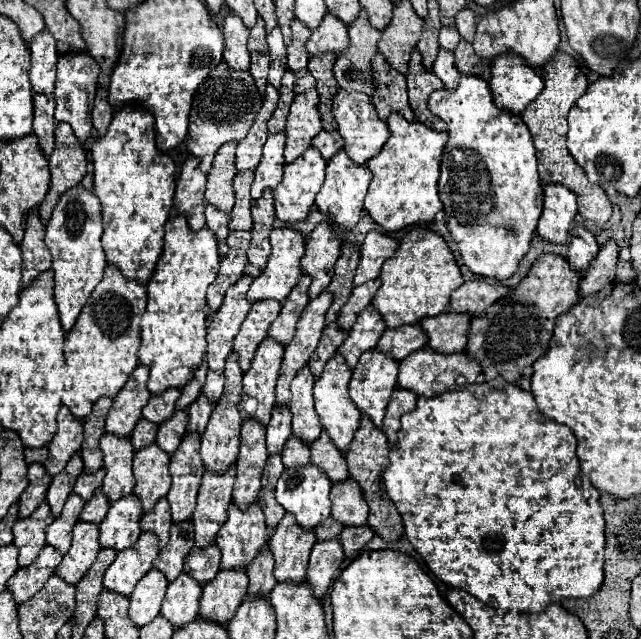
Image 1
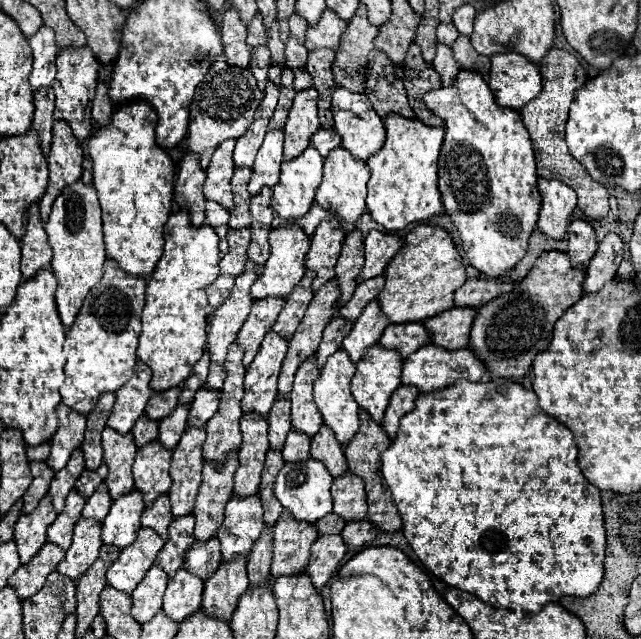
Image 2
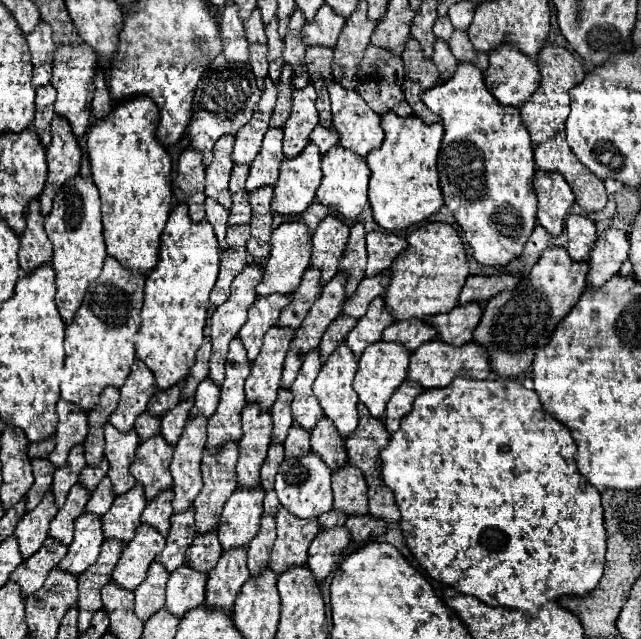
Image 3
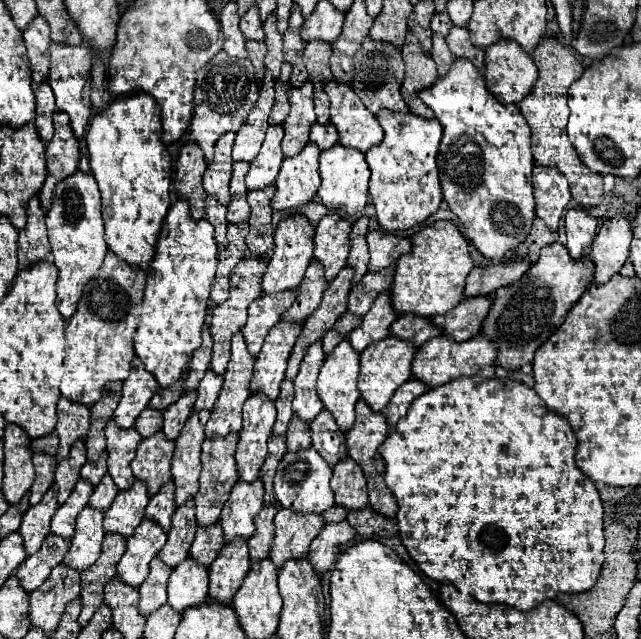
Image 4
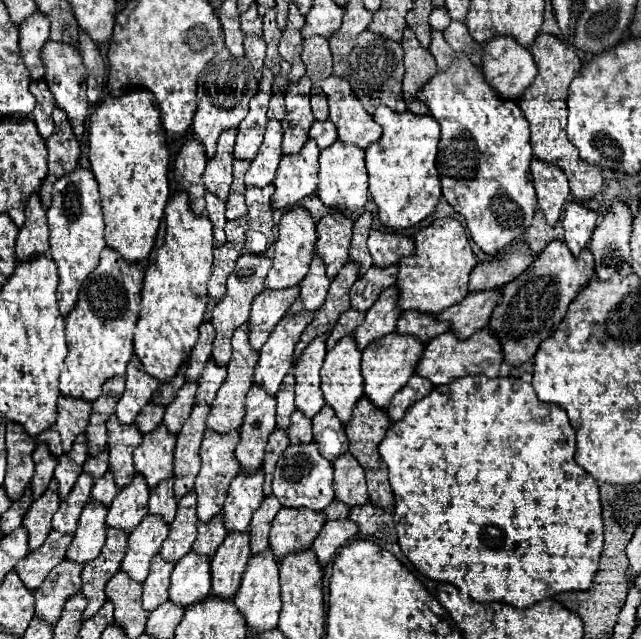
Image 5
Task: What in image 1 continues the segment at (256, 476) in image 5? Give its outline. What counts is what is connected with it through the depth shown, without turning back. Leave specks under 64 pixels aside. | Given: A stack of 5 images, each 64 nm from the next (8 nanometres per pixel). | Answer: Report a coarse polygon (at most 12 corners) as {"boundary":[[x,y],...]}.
{"boundary":[[258,502],[230,504],[220,568],[246,568],[270,536]]}

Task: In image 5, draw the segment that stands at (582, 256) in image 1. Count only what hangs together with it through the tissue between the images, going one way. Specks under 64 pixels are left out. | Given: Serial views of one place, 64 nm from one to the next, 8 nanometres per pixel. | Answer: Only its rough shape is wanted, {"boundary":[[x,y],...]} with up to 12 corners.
{"boundary":[[566,206],[564,242],[574,256],[588,246],[598,214]]}

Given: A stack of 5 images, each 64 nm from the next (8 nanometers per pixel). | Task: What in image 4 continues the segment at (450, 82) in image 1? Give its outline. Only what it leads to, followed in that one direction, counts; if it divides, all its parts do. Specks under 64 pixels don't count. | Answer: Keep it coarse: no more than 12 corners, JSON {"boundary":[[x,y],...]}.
{"boundary":[[434,32],[430,56],[438,64],[438,74],[450,70],[456,56],[442,34]]}

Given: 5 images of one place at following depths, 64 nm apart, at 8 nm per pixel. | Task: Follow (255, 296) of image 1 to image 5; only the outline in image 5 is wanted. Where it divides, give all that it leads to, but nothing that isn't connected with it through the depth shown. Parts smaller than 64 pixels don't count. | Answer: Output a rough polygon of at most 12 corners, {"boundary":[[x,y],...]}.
{"boundary":[[306,208],[286,212],[274,242],[266,288],[304,280],[316,250]]}

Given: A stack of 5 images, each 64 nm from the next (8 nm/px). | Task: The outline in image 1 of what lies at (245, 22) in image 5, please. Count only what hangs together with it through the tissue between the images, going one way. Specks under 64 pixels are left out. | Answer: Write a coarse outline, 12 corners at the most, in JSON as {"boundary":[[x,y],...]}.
{"boundary":[[258,16],[250,30],[248,50],[266,52],[264,20]]}

